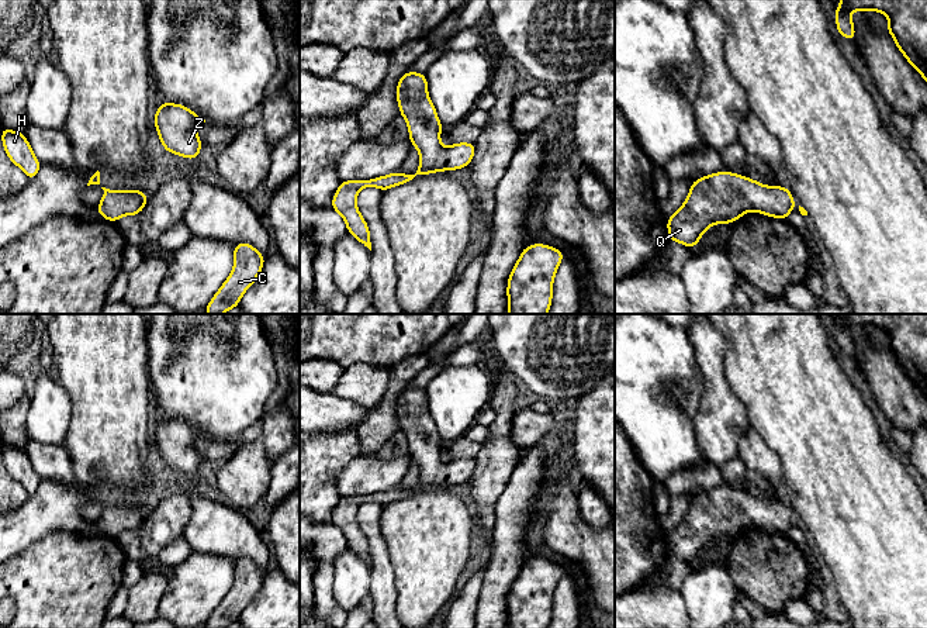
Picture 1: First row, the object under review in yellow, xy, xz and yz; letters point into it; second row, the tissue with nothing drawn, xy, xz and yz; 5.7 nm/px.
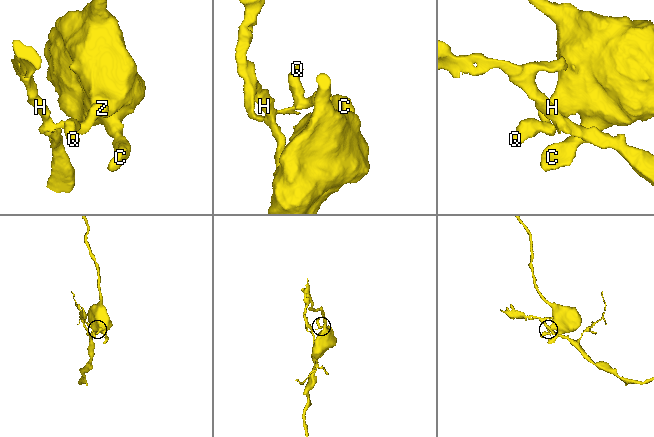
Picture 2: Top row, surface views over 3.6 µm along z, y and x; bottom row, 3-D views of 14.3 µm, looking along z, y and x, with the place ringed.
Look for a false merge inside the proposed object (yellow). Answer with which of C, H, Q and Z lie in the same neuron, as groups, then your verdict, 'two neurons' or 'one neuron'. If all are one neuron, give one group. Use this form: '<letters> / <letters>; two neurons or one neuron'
C Q Z / H; two neurons

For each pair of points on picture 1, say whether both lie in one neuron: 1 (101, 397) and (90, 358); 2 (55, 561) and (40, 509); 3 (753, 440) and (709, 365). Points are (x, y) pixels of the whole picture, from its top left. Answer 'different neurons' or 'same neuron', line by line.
1: same neuron
2: different neurons
3: different neurons

